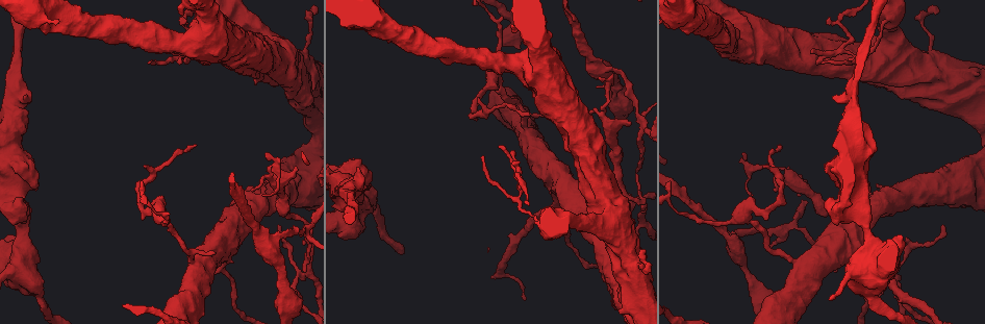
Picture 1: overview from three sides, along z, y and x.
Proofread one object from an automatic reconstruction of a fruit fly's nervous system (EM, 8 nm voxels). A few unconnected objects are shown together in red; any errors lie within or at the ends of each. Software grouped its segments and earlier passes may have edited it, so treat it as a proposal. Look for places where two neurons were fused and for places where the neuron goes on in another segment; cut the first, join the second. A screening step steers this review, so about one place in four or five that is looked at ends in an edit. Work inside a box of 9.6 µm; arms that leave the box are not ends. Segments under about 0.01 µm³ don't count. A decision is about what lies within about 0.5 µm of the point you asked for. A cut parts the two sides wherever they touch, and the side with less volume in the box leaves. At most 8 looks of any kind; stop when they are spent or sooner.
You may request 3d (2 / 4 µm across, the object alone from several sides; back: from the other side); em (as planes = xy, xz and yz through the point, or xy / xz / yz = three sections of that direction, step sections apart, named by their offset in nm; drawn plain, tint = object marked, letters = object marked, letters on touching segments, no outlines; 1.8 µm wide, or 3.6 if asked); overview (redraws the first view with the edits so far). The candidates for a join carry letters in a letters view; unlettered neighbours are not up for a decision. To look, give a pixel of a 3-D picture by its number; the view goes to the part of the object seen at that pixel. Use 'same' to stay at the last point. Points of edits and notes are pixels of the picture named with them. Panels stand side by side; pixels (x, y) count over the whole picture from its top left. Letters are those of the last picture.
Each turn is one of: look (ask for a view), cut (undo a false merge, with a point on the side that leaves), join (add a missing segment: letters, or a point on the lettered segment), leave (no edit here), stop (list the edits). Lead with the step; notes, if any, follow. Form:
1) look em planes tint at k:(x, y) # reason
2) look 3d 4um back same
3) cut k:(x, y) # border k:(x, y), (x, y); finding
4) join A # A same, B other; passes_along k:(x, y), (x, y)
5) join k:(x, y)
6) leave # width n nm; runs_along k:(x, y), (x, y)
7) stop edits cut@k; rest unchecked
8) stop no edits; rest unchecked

look em xz step 8 plain at 1:(194, 145) # branch stops here

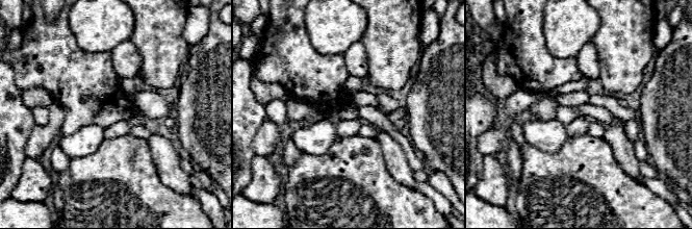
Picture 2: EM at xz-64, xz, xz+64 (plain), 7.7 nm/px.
look em xz step 8 letters same # see the neighbours

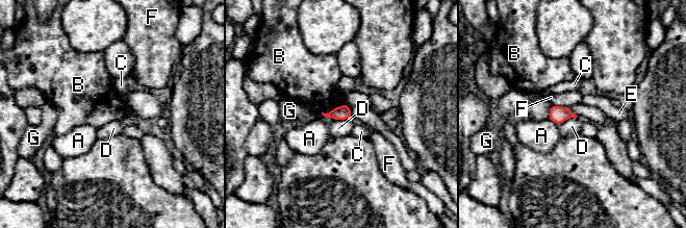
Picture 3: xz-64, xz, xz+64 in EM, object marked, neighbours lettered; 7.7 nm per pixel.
leave # longest_contact B 220 nm; A other, B other, C other, D other, E other, F other, G other; border 3:(346, 104), (321, 114); none of them fits

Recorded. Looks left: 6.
look 3d 4um at 1:(599, 77) # free end

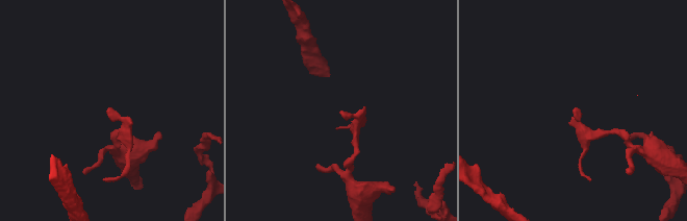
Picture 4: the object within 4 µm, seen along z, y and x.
look em planes letters at 4:(340, 110)

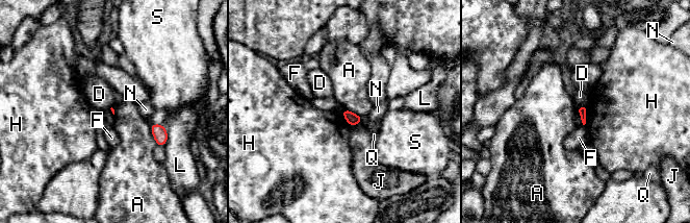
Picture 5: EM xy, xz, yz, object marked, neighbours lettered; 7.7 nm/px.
leave # A other, D other, F other, H other, J other, L other, N other, Q other, S other; no lettered segment goes on from it

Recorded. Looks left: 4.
look em 3.6um planes letters at 1:(16, 191) # abrupt turn

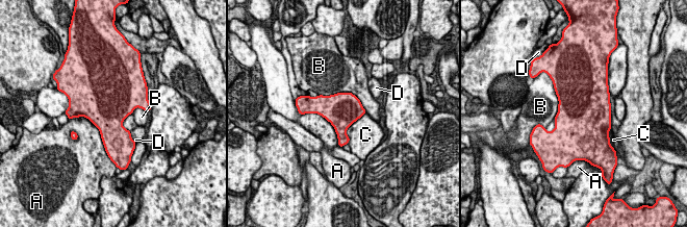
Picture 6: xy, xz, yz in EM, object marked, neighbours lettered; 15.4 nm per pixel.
leave # A other, B other, C other, D other; border 6:(365, 112), (348, 128), (348, 143); continuous, no second neuron

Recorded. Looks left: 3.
stop no edits; rest unchecked

